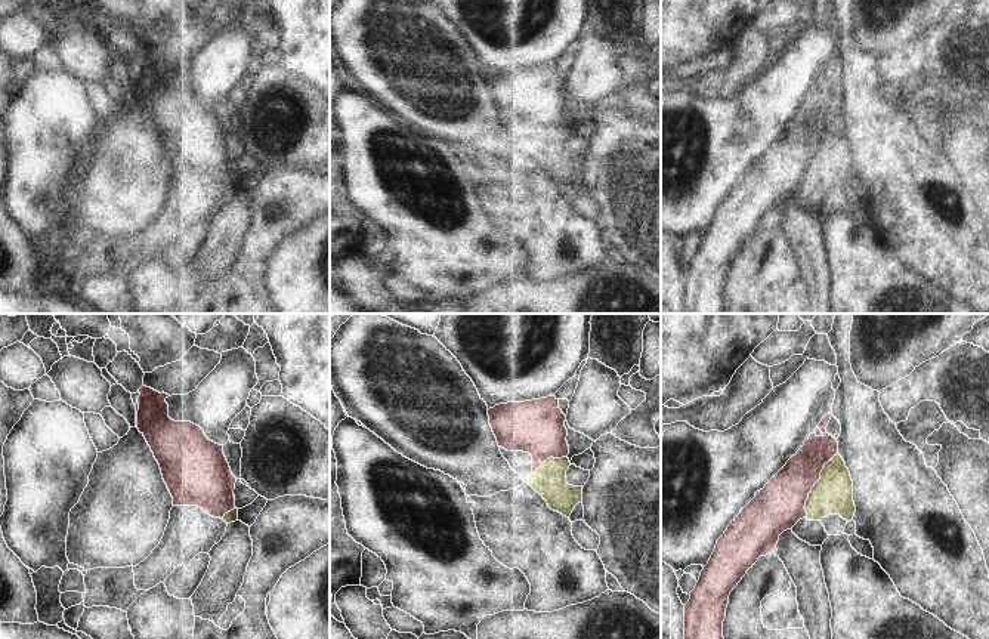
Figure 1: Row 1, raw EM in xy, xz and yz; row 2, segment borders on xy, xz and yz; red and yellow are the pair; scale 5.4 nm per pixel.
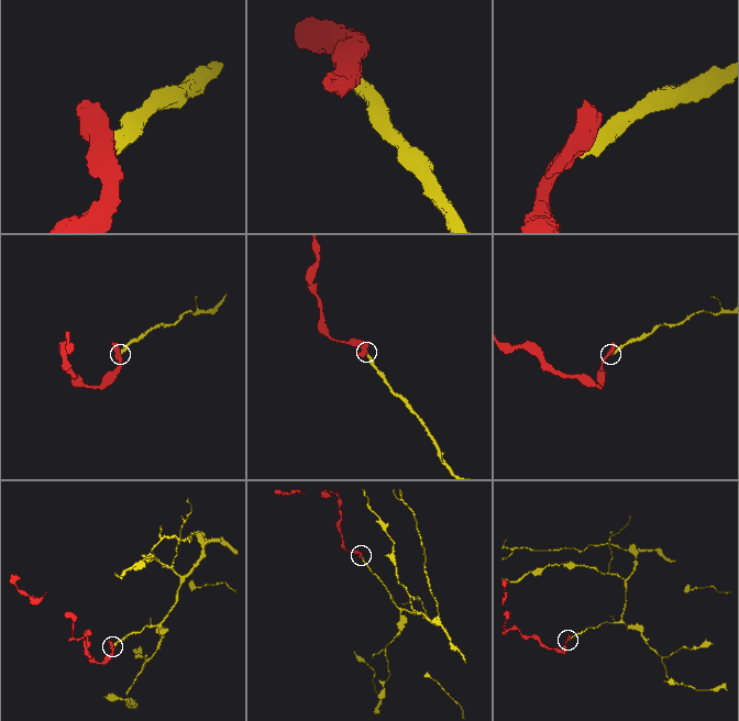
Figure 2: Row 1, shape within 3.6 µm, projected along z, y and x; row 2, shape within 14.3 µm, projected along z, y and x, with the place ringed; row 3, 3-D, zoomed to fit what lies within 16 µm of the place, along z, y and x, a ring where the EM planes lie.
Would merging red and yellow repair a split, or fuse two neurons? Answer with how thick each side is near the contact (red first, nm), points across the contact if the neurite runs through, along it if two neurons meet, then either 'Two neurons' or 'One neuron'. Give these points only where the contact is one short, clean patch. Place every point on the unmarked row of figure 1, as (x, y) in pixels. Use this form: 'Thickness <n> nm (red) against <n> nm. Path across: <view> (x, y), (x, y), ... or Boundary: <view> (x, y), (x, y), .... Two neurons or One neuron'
Thickness 260 nm (red) against 220 nm. Boundary: yz (837, 122), (824, 135), (821, 147), (809, 161), (806, 185). Two neurons.

